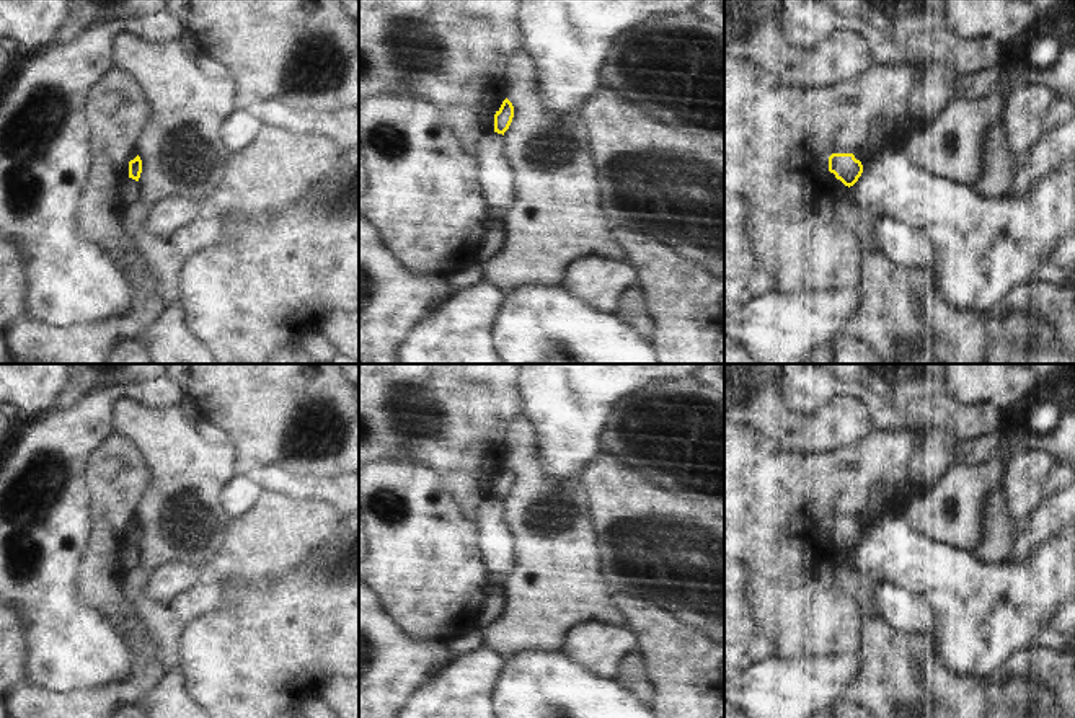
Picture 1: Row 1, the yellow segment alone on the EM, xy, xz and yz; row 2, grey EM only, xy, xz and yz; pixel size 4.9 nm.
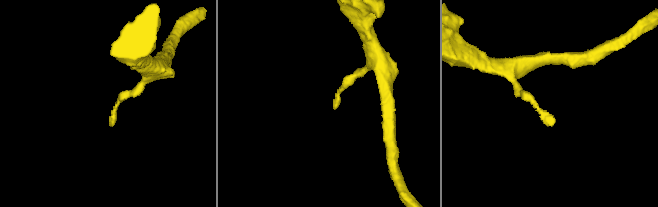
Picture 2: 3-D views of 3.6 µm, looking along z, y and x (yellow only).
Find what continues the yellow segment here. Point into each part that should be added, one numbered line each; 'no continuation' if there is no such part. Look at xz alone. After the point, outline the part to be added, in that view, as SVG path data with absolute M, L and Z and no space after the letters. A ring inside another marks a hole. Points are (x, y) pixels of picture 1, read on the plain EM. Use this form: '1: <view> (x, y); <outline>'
no continuation

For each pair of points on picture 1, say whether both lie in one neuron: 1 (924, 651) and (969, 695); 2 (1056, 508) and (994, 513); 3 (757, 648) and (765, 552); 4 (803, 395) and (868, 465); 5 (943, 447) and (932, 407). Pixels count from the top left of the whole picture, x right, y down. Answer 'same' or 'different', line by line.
1: same
2: different
3: different
4: different
5: different

